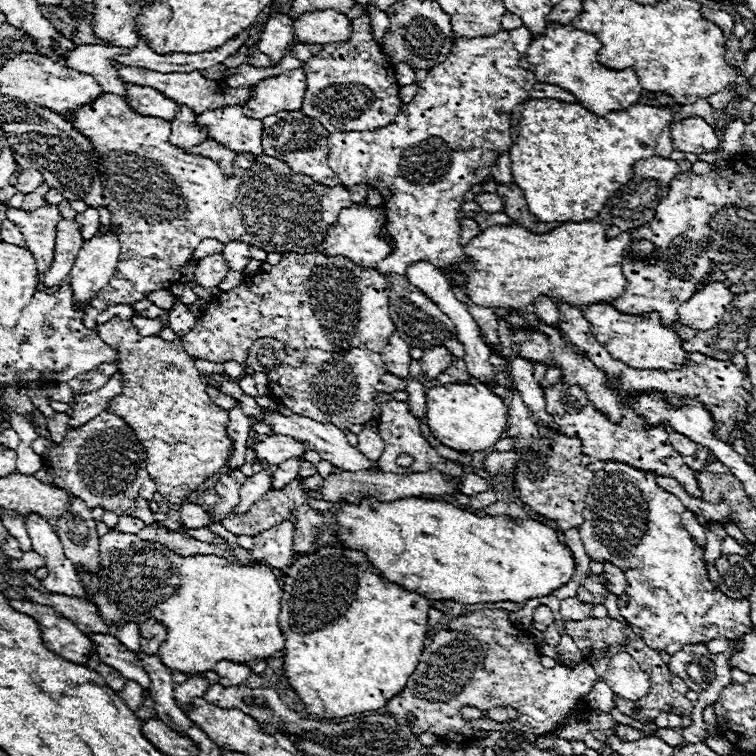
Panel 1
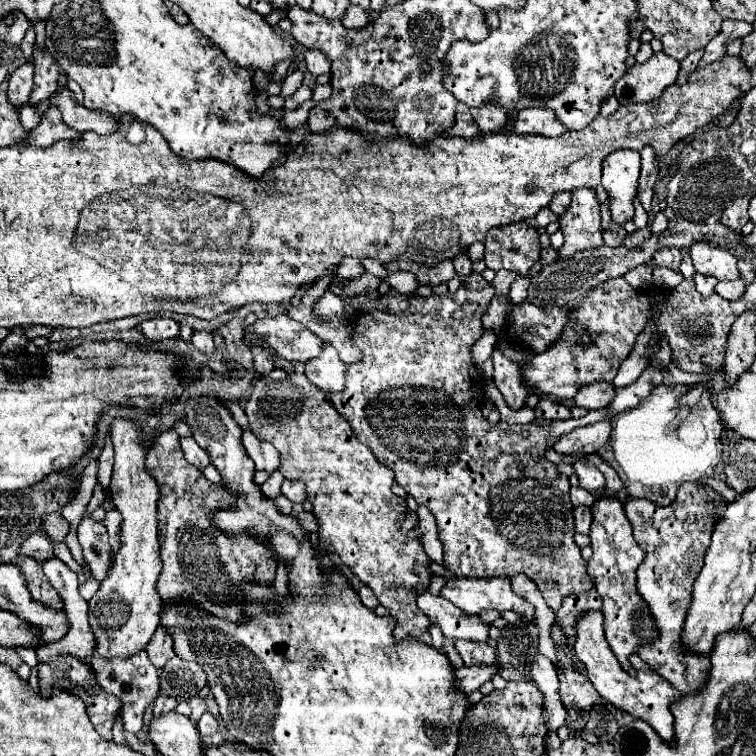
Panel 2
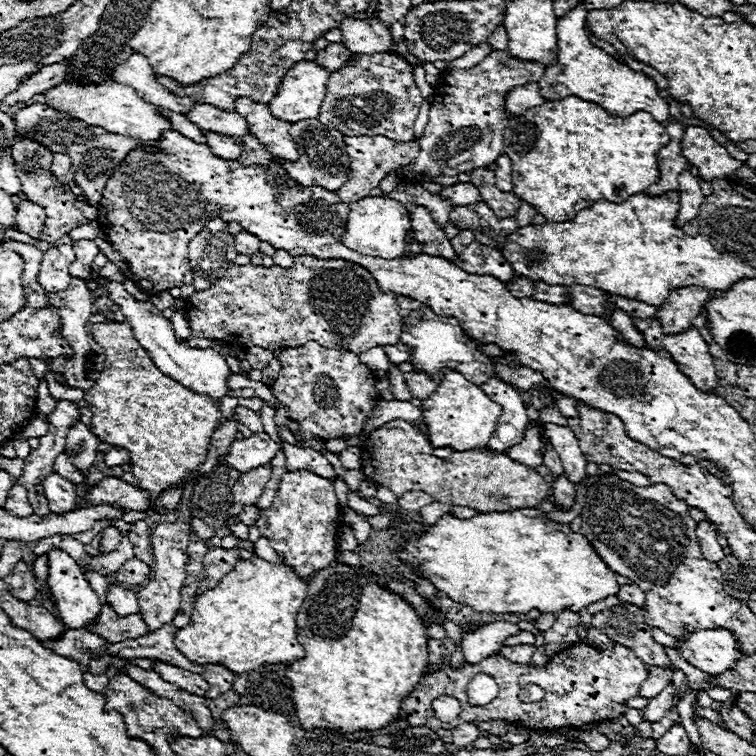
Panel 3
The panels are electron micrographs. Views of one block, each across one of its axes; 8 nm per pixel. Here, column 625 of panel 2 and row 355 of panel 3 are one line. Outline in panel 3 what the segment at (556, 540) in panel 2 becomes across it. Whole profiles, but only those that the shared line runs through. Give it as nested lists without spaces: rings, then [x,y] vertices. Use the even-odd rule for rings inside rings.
[[[400,342],[394,346],[384,346],[384,352],[386,352],[388,360],[394,364],[402,364],[402,362],[410,360],[410,346],[404,346]]]

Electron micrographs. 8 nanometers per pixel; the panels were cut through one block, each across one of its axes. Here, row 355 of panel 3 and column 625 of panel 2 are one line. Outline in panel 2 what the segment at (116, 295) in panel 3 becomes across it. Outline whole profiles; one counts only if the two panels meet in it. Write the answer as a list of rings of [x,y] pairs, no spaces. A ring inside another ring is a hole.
[[[616,150],[604,158],[602,186],[610,194],[612,220],[624,224],[634,216],[632,200],[640,176],[640,154],[632,150]]]

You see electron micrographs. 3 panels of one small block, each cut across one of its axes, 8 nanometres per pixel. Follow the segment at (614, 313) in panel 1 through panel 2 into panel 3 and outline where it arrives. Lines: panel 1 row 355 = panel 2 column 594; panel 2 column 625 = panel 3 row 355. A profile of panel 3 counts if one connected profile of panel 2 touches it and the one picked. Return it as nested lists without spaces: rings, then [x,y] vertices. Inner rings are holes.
[[[632,318],[634,326],[640,330],[640,334],[644,334],[646,346],[650,348],[662,348],[664,352],[672,354],[672,360],[680,366],[682,374],[688,374],[688,378],[692,378],[694,386],[700,386],[700,390],[712,390],[718,386],[718,378],[716,378],[716,368],[714,368],[714,358],[708,352],[708,344],[704,342],[704,338],[700,336],[700,332],[696,328],[686,330],[684,334],[662,334],[660,330],[660,322],[656,322],[656,318]]]

